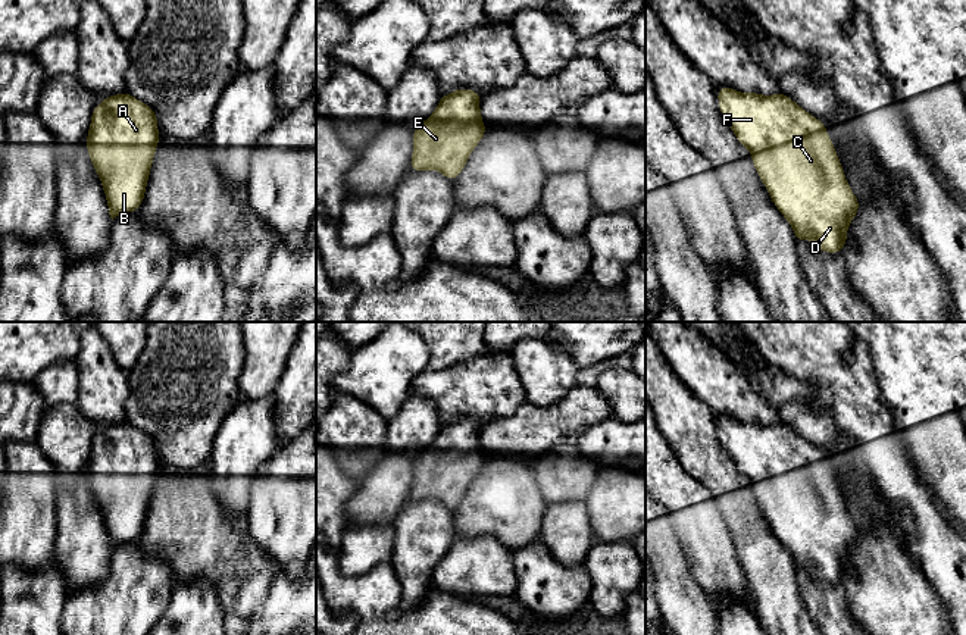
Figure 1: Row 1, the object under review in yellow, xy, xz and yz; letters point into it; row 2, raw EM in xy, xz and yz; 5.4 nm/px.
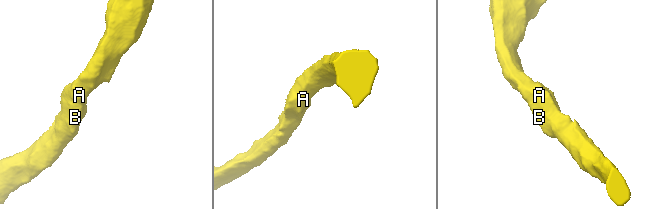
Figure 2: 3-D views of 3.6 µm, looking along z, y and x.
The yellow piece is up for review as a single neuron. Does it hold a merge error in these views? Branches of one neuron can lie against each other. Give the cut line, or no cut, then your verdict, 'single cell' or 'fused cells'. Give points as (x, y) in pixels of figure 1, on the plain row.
no cut; single cell

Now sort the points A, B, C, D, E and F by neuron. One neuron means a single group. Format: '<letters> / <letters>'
A B C D E F

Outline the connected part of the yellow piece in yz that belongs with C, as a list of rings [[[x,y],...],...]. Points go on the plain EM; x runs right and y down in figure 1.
[[[731,416],[718,417],[720,444],[740,473],[751,481],[756,501],[773,534],[790,551],[795,570],[810,569],[825,582],[842,582],[847,557],[860,532],[845,509],[826,456],[788,425],[740,422]]]

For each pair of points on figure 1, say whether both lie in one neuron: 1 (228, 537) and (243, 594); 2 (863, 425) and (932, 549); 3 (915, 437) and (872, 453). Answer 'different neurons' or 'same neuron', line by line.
1: same neuron
2: same neuron
3: different neurons

